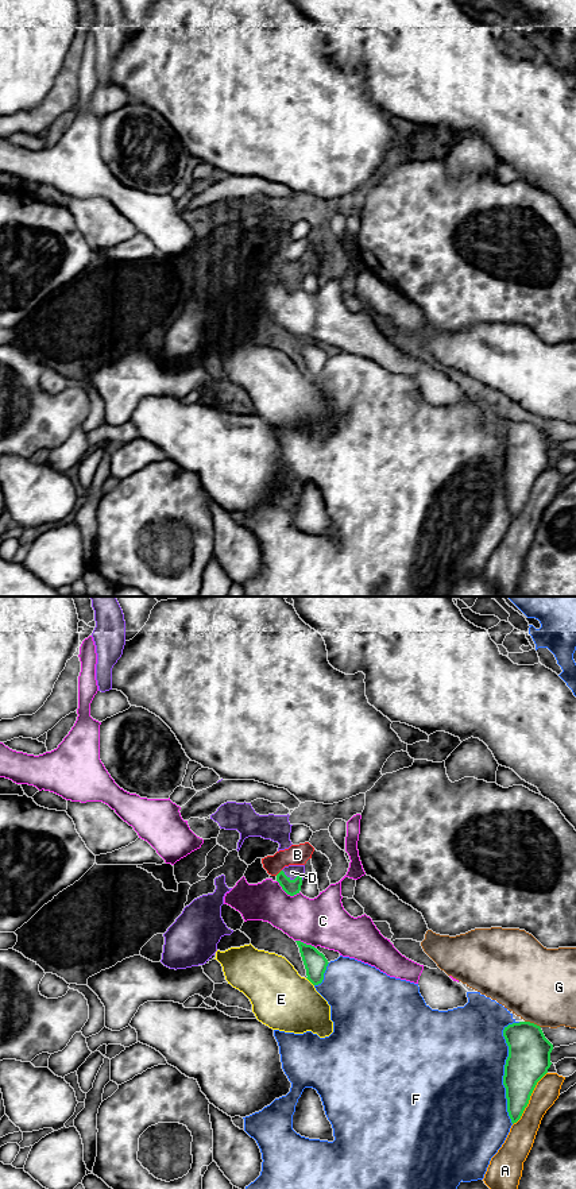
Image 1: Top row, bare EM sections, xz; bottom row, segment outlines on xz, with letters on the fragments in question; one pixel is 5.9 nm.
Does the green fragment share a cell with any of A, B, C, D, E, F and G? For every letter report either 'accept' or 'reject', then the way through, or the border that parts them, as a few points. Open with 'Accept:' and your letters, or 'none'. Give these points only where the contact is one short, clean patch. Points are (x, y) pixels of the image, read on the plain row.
Accept: D
A: reject
B: reject; border along xz (281, 265), (275, 270)
C: reject
D: accept; runs through xz (292, 282), (294, 274), (292, 266)
E: reject
F: reject
G: reject

